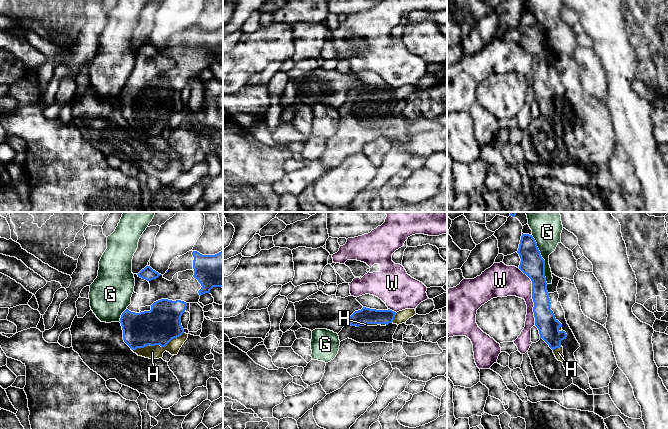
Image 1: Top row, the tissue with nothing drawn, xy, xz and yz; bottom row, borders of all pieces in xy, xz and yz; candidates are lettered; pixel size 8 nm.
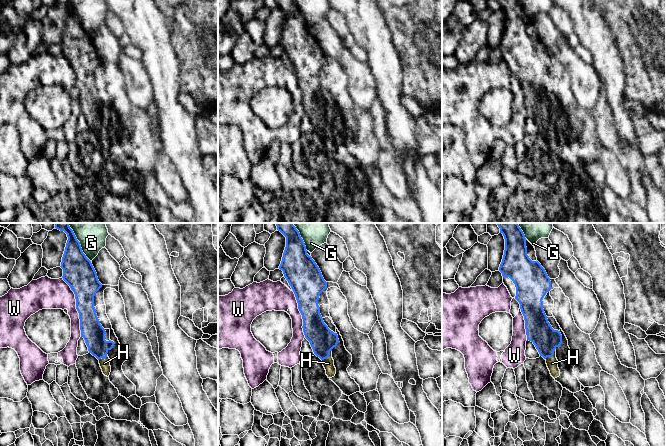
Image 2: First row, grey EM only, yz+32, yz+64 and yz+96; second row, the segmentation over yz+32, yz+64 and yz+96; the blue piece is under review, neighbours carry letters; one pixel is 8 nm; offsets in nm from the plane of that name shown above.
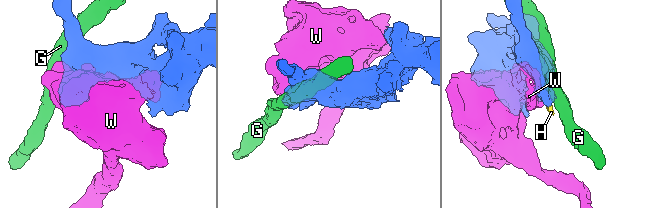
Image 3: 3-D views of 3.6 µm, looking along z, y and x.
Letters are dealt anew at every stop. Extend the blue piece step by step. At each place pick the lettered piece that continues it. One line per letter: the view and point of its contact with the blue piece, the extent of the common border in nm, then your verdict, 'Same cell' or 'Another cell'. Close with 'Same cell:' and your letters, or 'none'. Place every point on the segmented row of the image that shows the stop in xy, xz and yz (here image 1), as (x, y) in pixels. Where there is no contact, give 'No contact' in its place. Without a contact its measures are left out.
G: Touches blue at yz (544, 260). Shared border 420 nm. Another cell
H: Touches blue at xy (157, 344). Shared border 440 nm. Same cell
W: Touches blue at yz (532, 296). Shared border 480 nm. Another cell
Same cell: H

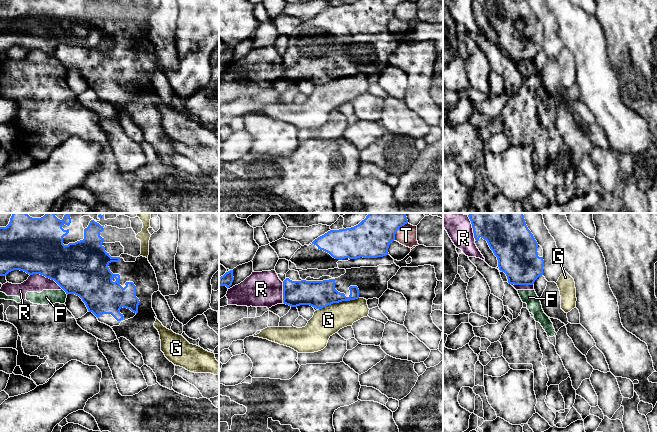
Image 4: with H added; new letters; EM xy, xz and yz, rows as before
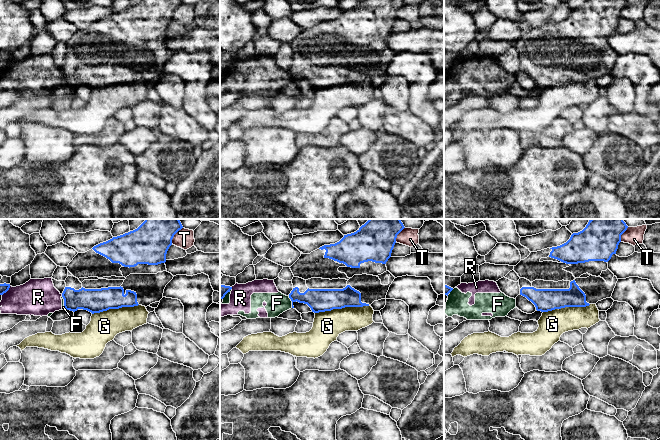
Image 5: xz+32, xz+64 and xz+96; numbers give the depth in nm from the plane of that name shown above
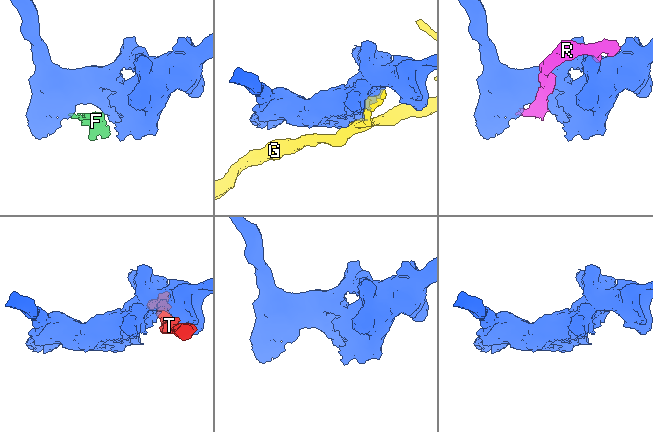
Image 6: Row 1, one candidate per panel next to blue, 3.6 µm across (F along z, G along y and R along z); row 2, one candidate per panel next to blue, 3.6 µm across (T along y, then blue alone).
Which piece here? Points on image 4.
F: Touches blue at xy (64, 290). Shared border 70 nm. Another cell
G: Touches blue at xz (338, 302). Shared border 340 nm. Another cell
R: Touches blue at xy (46, 277). Shared border 280 nm. Another cell
T: Touches blue at xz (397, 229). Shared border 180 nm. Another cell
Same cell: none

